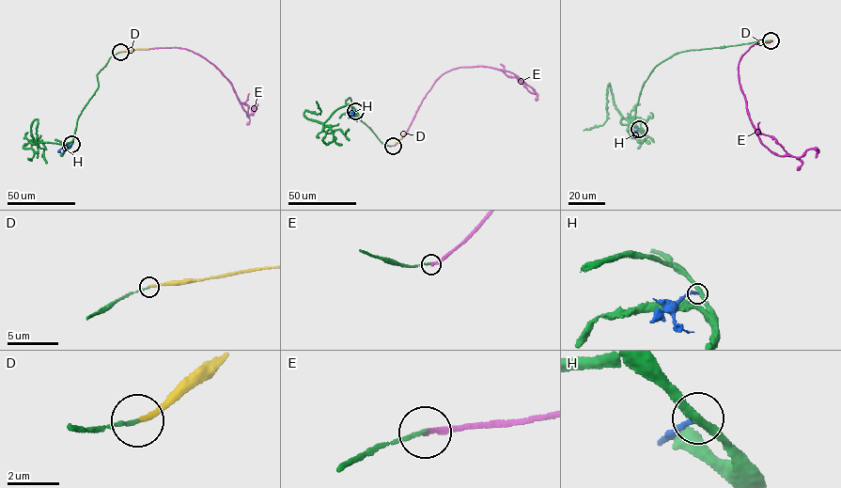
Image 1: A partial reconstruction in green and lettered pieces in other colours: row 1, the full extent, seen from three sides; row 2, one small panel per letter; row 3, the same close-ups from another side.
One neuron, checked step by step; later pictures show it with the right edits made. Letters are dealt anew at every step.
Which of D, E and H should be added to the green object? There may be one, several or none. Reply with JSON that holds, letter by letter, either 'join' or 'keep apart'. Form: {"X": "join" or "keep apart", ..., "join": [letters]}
{"D": "join", "E": "keep apart", "H": "keep apart", "join": ["D"]}

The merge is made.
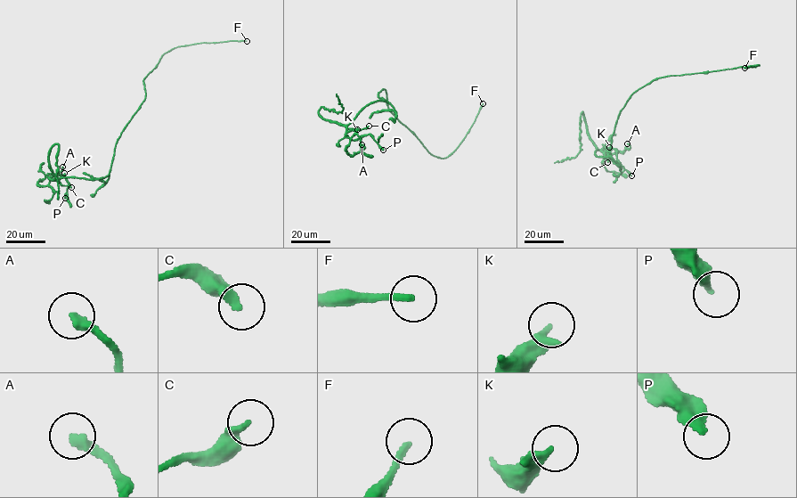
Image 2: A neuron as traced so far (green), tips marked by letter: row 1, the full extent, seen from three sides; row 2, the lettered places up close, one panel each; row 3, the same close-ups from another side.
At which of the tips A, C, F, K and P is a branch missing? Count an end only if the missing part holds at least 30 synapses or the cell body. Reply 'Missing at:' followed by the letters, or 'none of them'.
Missing at: F

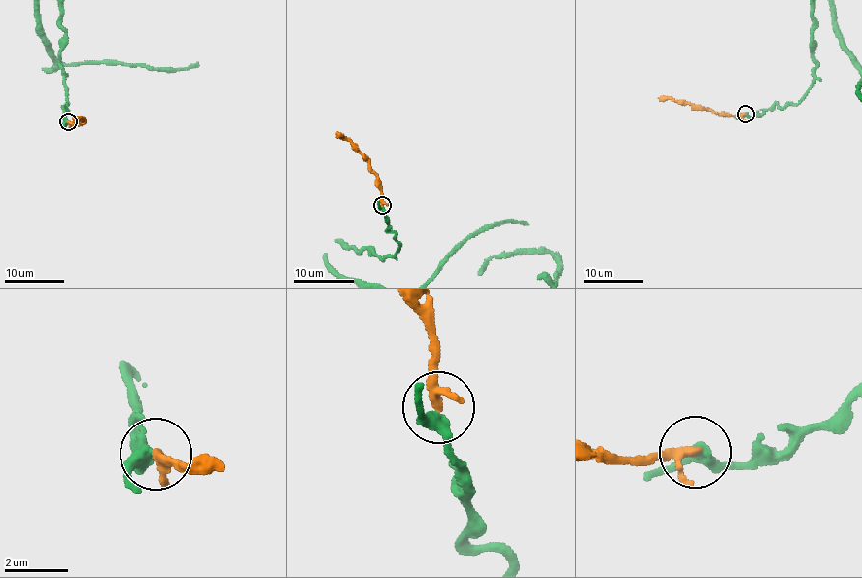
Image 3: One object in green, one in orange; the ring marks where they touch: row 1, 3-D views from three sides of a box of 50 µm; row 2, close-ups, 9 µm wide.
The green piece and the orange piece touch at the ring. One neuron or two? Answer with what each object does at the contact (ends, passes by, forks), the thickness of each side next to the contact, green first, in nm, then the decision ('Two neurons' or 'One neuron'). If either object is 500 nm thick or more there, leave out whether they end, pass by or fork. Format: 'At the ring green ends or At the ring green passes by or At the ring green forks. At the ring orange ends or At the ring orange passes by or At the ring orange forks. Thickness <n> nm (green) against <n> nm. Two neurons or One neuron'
At the ring green passes by. At the ring orange passes by. Thickness 320 nm (green) against 200 nm. Two neurons

